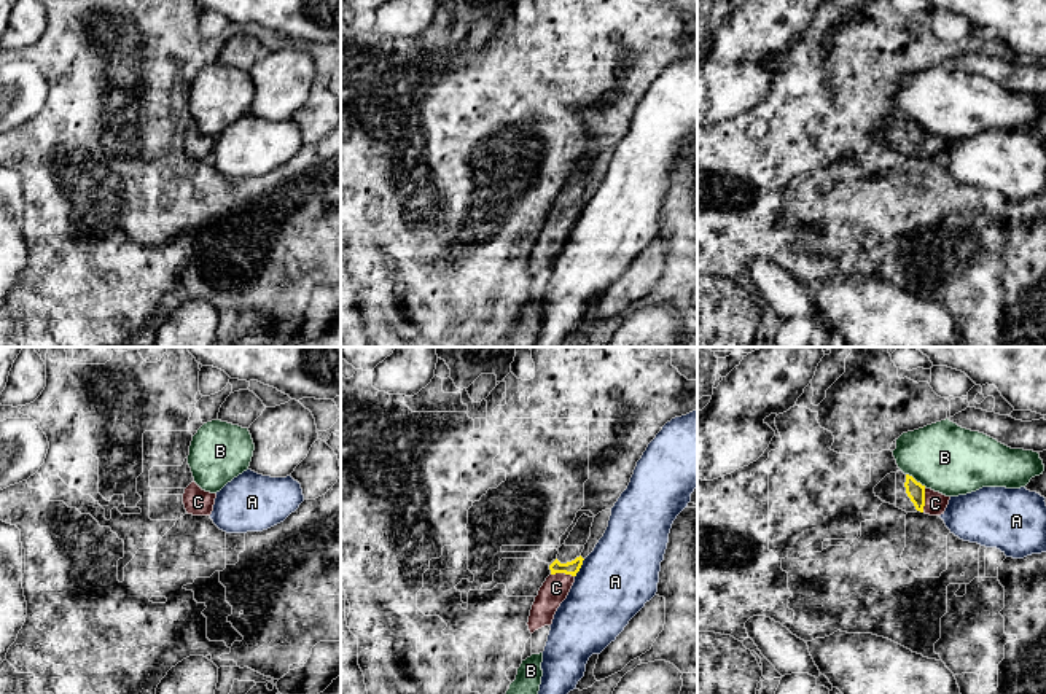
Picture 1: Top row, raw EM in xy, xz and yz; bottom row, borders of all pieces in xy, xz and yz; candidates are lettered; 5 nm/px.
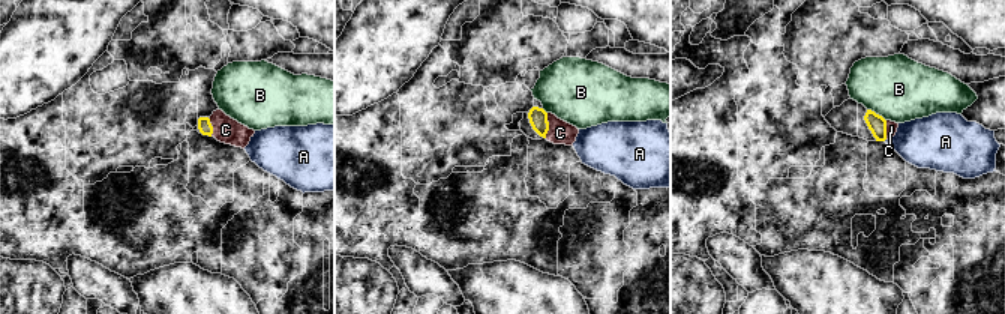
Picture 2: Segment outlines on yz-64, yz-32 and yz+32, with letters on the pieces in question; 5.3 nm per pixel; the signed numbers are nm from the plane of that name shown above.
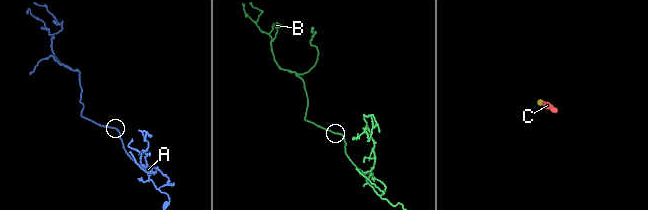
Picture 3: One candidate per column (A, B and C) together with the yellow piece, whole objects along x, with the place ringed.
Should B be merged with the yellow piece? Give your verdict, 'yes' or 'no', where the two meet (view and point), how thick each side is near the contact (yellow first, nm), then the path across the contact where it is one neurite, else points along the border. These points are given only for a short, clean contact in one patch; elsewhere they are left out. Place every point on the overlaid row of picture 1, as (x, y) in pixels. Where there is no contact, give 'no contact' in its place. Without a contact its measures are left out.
no; contact yz (914, 479); calibres 90 and 360 nm; border yz (906, 473), (925, 486)

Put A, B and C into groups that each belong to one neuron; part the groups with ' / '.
A / B / C

